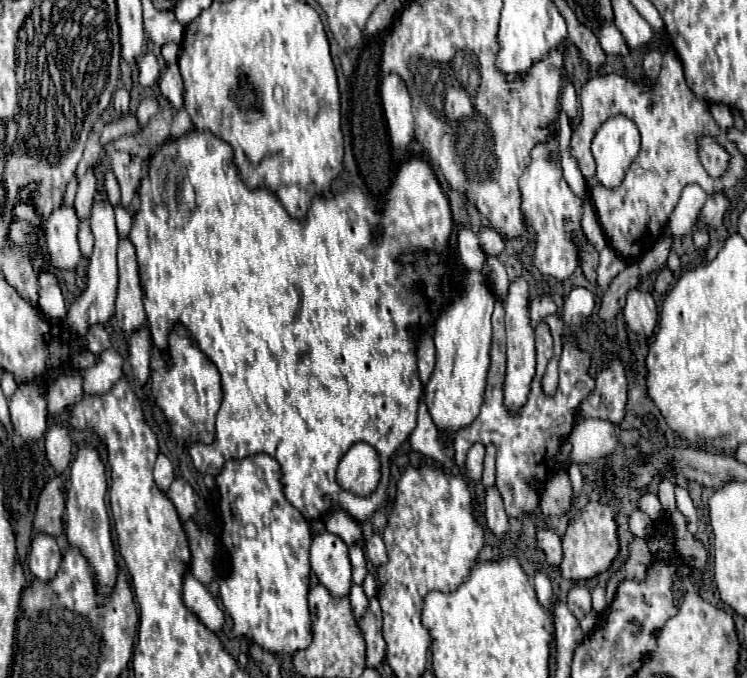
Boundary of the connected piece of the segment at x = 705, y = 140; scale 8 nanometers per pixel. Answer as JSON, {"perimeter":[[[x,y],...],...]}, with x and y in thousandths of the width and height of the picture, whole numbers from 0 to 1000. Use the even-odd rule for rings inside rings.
{"perimeter":[[[936,201],[933,212],[936,212],[936,233],[938,233],[946,257],[954,263],[968,260],[976,245],[979,227],[952,201]]]}

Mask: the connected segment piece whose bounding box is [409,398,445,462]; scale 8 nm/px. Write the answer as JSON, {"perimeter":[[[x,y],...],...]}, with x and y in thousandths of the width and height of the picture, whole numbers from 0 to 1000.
{"perimeter":[[[564,587],[564,596],[561,596],[561,619],[558,619],[558,631],[553,634],[548,652],[550,652],[550,664],[556,667],[564,667],[569,673],[580,673],[582,678],[593,681],[593,661],[588,658],[588,649],[585,649],[585,631],[582,625],[577,622],[577,614],[572,608],[572,599],[569,599],[569,590]]]}

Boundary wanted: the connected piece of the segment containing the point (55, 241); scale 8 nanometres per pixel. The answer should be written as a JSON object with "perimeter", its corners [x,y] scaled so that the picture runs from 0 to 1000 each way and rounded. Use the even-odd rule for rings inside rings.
{"perimeter":[[[76,304],[58,330],[60,339],[60,375],[68,392],[79,398],[98,398],[108,383],[103,357],[106,322],[98,304]]]}

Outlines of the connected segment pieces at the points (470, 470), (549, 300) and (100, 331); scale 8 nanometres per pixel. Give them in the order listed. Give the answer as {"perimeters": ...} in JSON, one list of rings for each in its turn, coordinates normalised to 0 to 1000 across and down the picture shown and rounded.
{"perimeters":[[[[636,655],[636,658],[628,664],[628,670],[625,670],[622,702],[625,702],[631,711],[641,711],[641,708],[644,708],[647,673],[649,673],[649,661],[647,661],[647,655]]],[[[727,434],[727,437],[714,440],[714,445],[711,445],[711,478],[719,481],[719,475],[735,463],[746,463],[746,448],[743,448],[740,437]]],[[[138,478],[119,481],[119,487],[114,493],[114,504],[116,504],[119,519],[124,519],[127,525],[133,525],[138,516],[149,513],[149,499],[146,499],[146,490]]]]}

